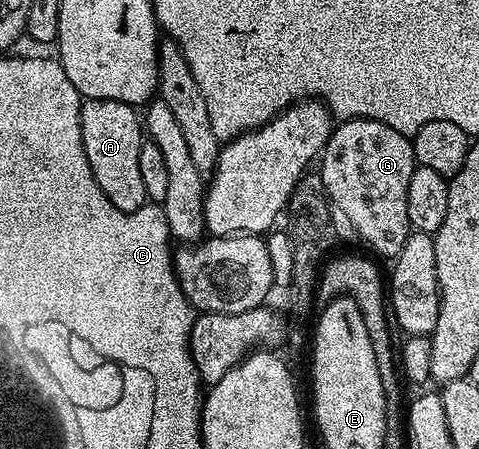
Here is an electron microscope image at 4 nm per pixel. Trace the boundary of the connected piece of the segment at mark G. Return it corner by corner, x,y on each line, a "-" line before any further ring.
346,119
333,126
328,142
319,156
319,163
318,174
324,182
324,190
331,206
344,214
345,221
356,230
357,237
380,255
394,257
402,253
402,245
406,245
406,237
410,234
406,189
410,189
410,177
418,165
411,138
398,133
398,129
390,129
390,125
382,125
382,121

